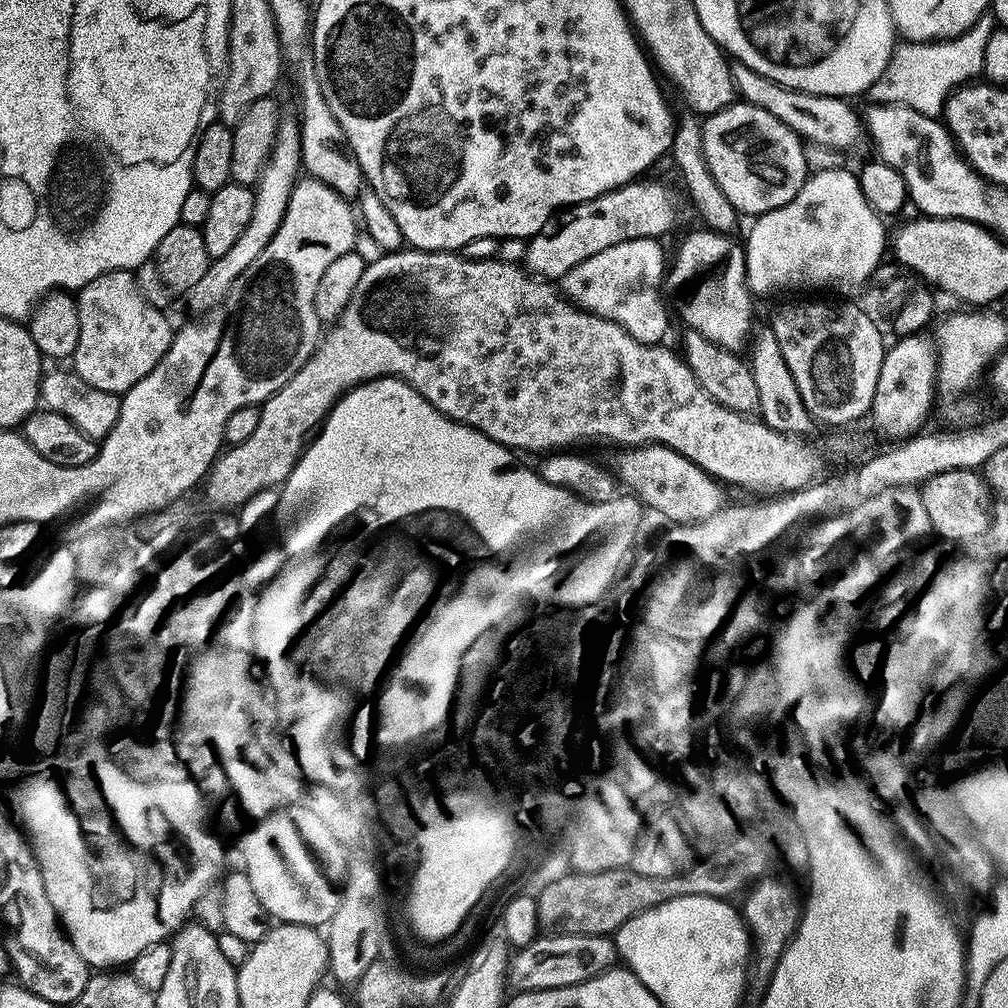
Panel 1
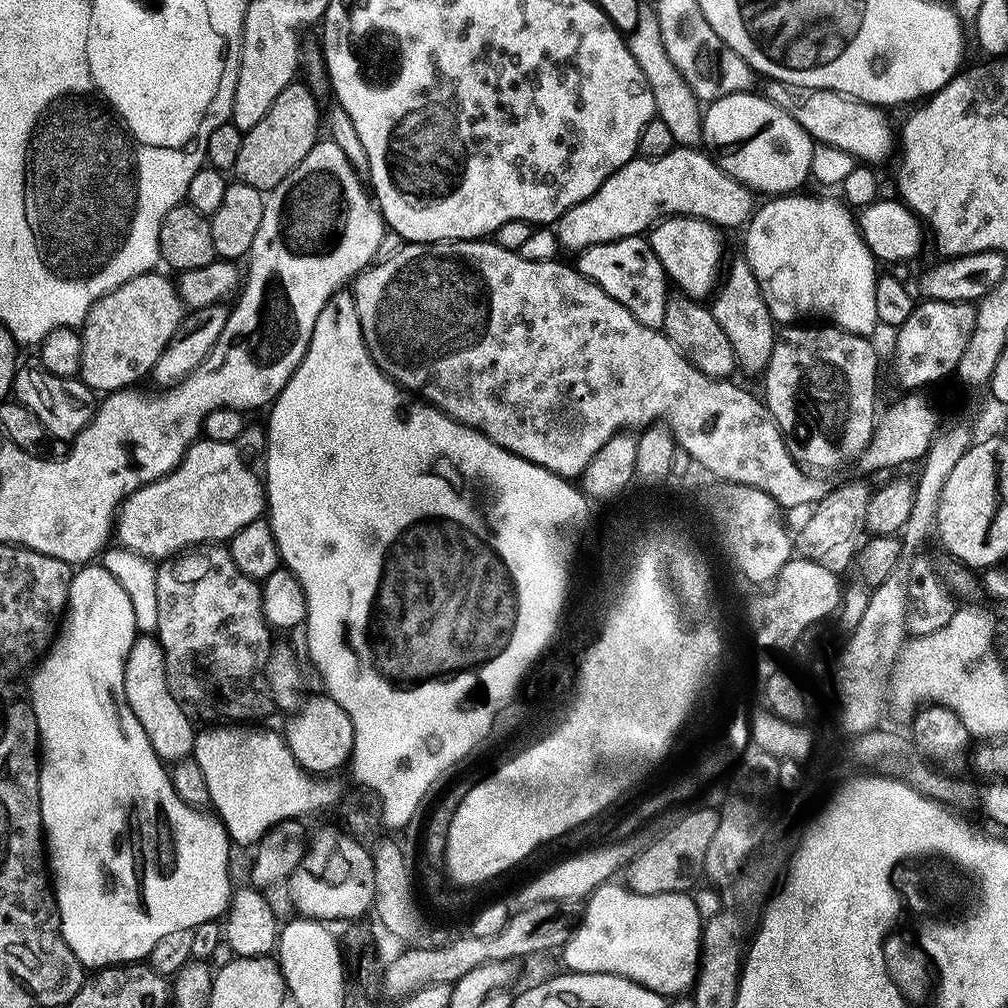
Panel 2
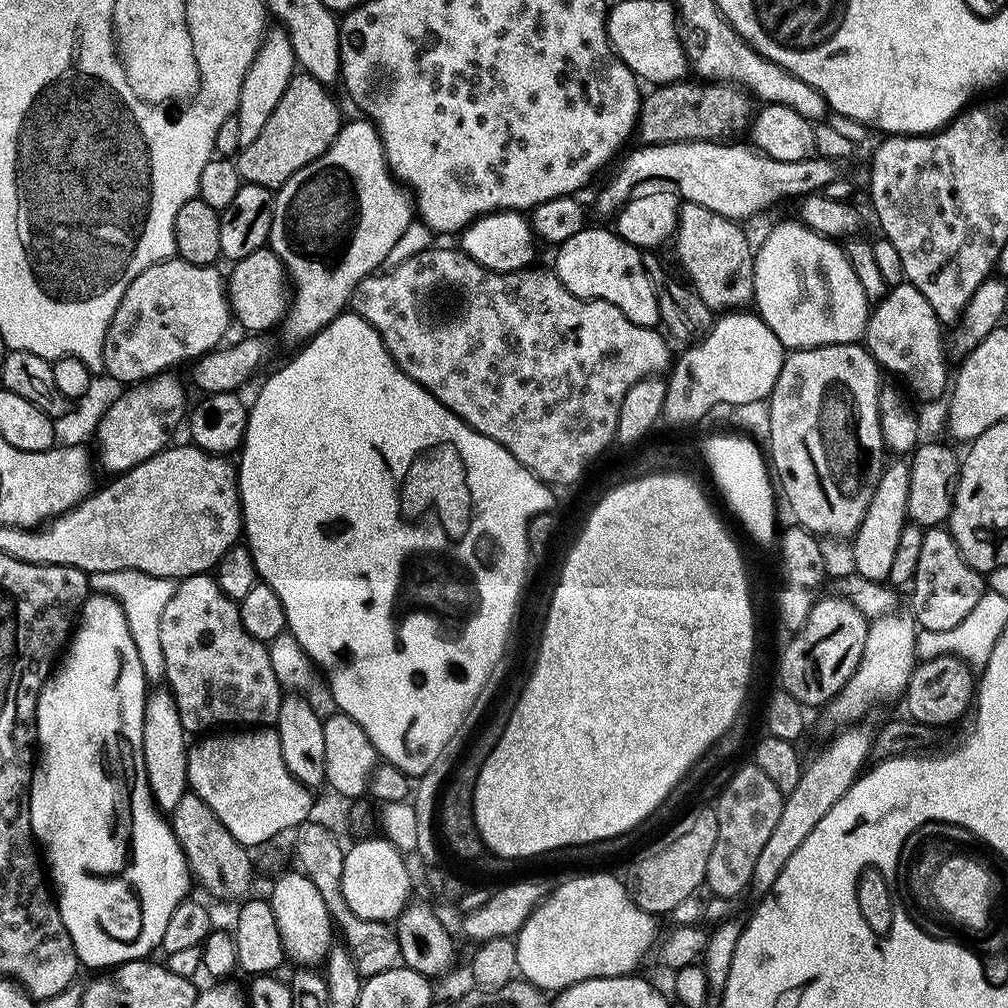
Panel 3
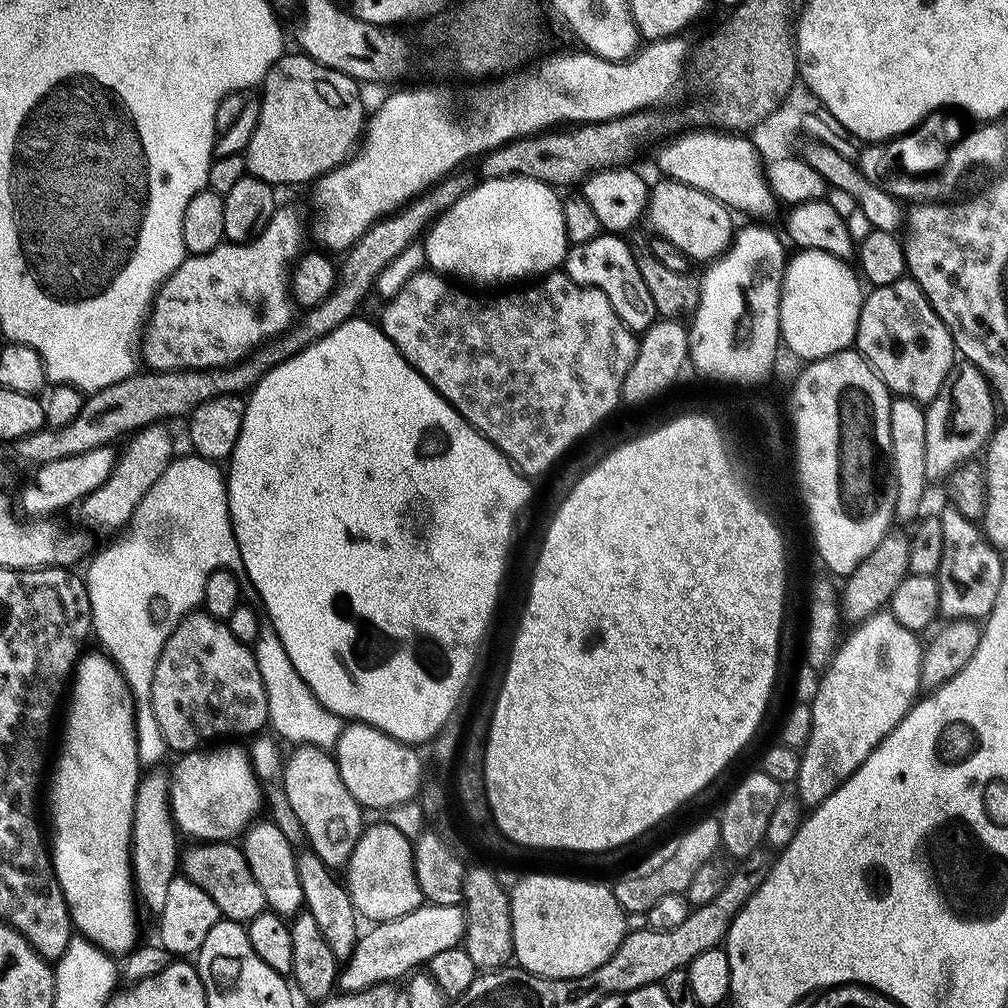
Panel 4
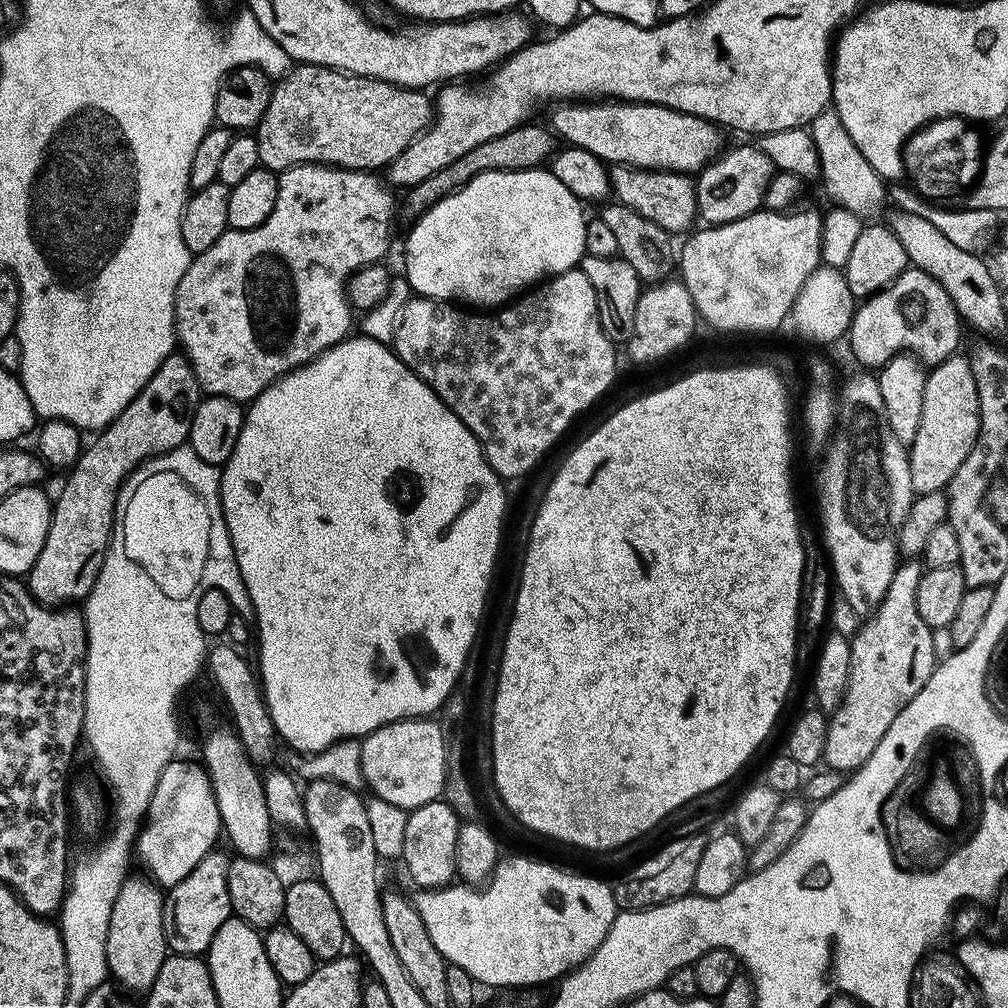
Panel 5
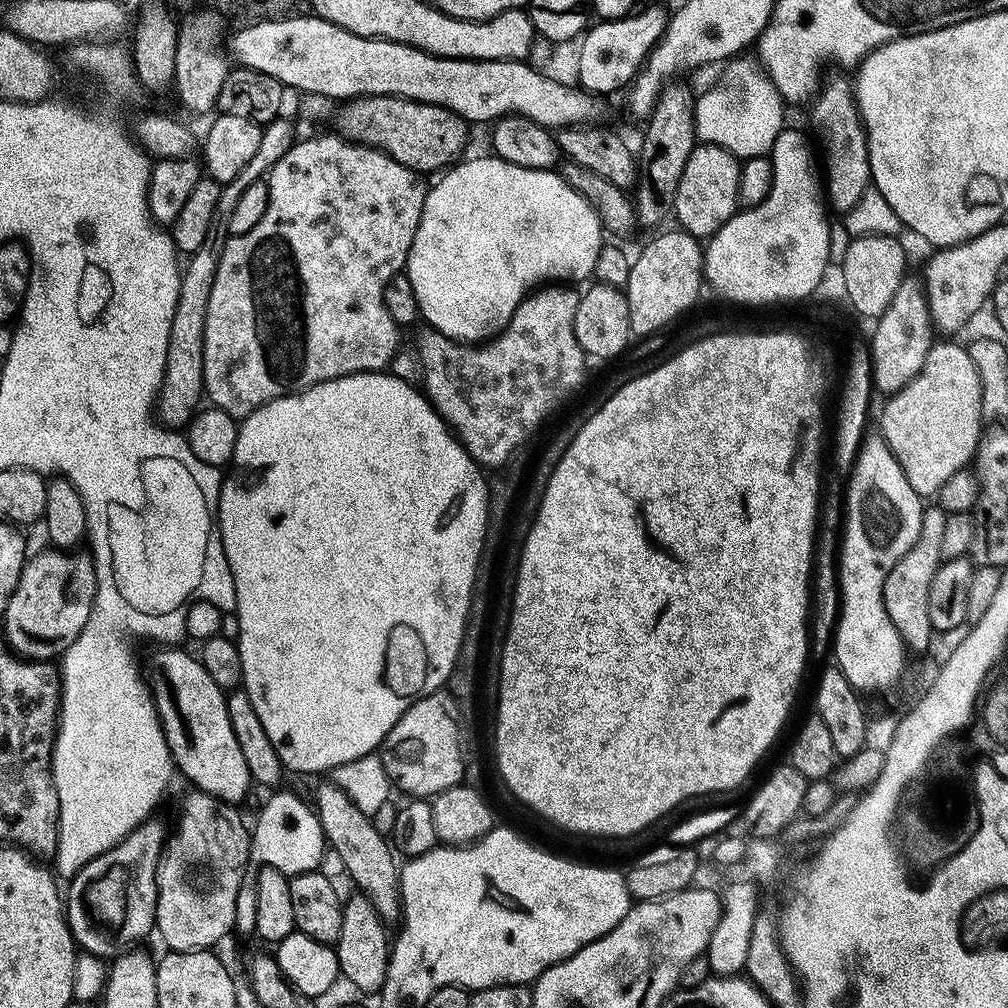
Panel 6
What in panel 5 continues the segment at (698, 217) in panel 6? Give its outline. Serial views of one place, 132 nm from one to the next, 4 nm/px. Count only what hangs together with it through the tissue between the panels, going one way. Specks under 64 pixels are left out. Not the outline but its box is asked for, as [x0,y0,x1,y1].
[695,144,774,226]

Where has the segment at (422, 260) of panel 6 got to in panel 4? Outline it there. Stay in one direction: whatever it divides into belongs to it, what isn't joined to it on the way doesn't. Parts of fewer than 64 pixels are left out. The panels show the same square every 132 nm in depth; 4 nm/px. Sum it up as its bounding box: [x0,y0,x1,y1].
[423,176,570,284]

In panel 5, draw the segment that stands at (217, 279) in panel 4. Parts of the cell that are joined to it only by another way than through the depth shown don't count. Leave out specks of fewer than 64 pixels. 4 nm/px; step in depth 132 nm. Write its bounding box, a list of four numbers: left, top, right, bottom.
[176,164,398,402]

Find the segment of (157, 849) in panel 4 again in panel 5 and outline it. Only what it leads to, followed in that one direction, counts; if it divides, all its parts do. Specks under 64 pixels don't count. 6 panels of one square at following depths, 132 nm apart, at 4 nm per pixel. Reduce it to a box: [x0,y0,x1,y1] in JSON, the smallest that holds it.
[106,875,170,994]

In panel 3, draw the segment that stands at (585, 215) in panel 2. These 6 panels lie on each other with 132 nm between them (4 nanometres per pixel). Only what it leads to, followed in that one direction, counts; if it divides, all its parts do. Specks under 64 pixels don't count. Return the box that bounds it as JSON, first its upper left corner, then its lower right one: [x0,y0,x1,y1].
[596,140,838,222]

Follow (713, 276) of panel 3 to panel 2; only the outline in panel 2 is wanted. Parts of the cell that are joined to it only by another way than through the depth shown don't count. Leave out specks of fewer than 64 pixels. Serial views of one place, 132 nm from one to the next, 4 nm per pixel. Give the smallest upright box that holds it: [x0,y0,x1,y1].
[710,258,778,377]

